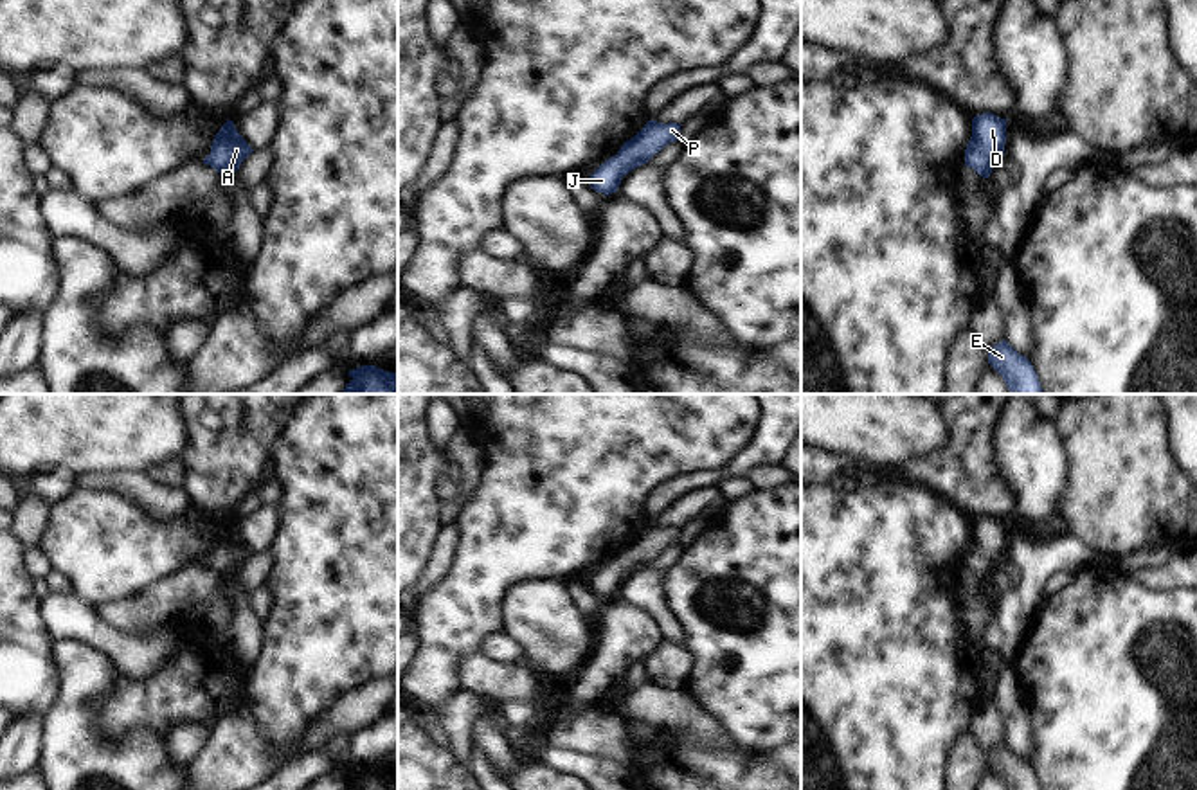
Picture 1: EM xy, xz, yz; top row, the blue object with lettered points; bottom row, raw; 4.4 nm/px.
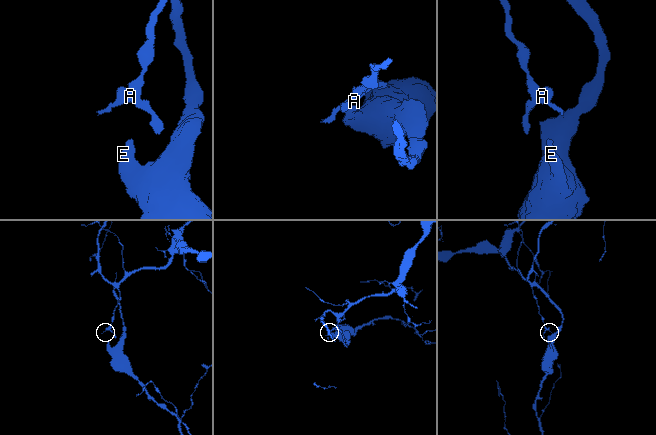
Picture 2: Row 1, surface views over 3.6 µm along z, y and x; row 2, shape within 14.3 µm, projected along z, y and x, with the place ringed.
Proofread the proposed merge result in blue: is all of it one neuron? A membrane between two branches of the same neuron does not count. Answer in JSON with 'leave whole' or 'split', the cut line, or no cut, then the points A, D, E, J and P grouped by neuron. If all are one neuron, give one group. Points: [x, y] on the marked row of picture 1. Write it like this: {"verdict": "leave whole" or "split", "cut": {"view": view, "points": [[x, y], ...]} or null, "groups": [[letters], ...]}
{"verdict": "leave whole", "cut": null, "groups": [["A", "D", "E", "J", "P"]]}

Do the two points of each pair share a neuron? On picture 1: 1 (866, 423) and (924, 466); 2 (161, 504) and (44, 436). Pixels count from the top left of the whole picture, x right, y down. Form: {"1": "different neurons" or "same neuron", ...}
{"1": "different neurons", "2": "different neurons"}

